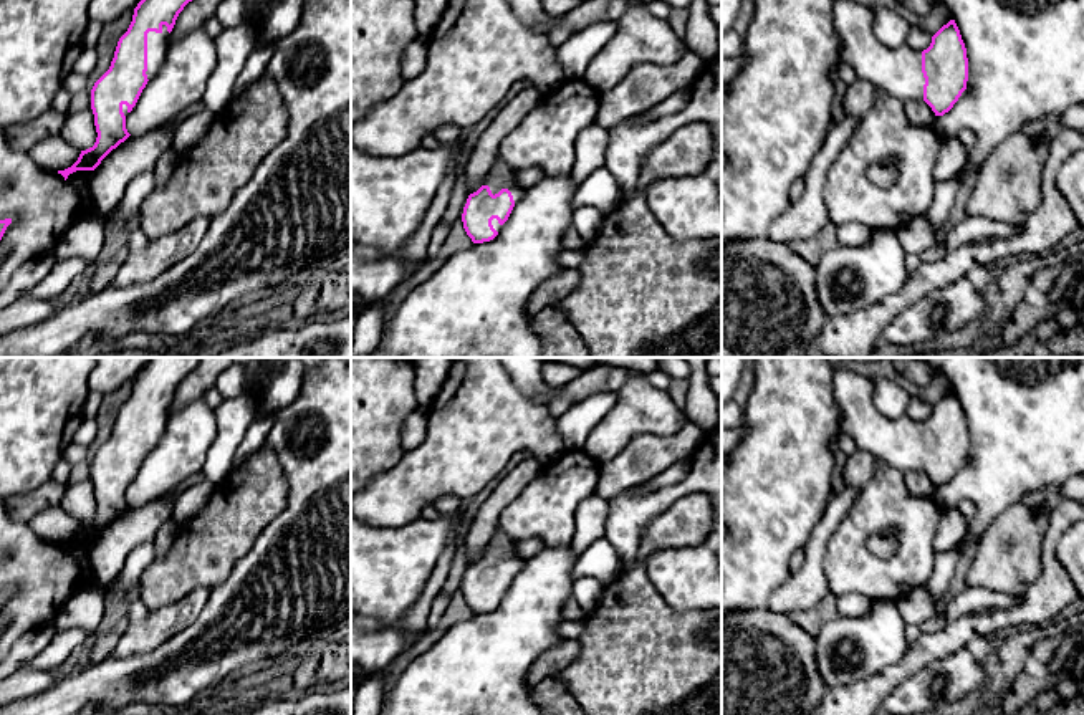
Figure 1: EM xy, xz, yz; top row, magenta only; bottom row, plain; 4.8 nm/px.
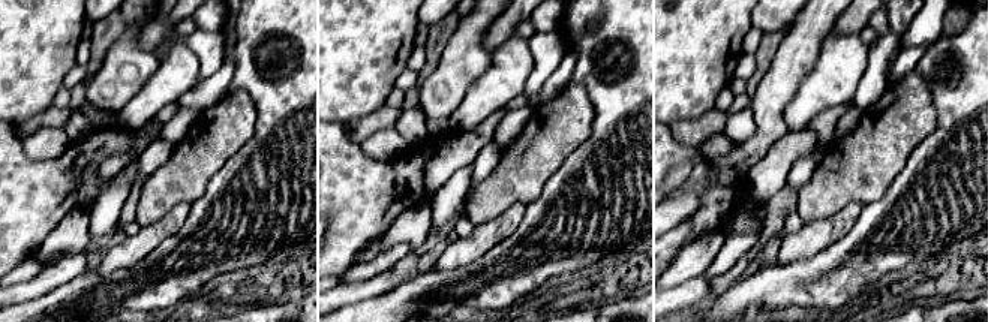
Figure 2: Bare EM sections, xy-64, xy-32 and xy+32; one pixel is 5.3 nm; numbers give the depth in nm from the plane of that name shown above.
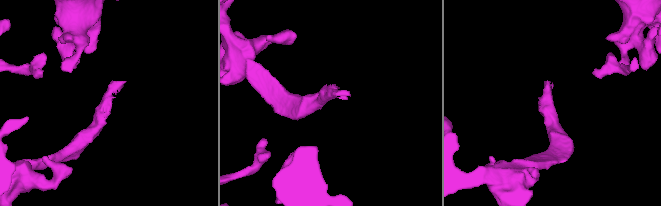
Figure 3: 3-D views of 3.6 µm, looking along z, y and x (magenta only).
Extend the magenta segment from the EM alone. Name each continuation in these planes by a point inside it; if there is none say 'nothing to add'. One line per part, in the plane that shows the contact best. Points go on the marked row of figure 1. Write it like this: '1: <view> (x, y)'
1: xy (158, 43)

